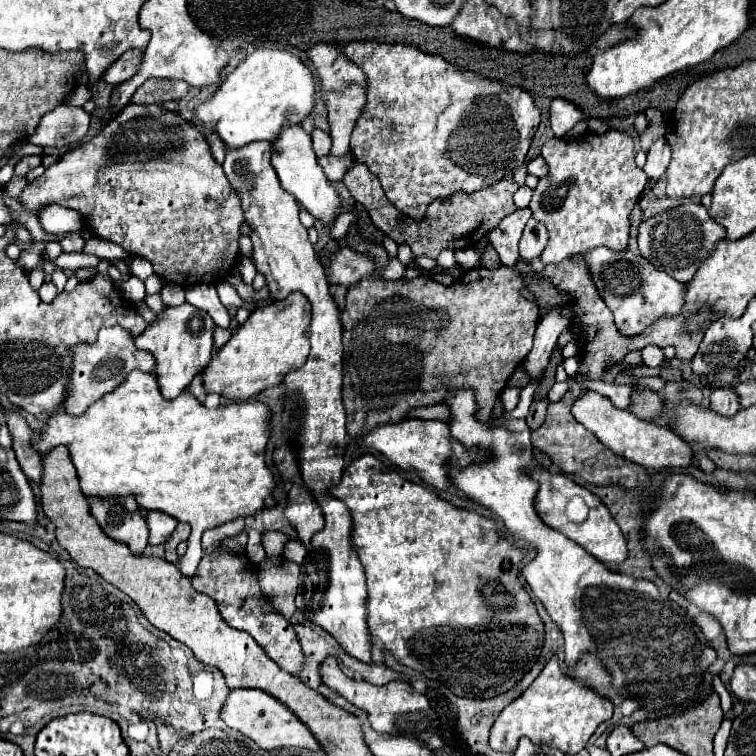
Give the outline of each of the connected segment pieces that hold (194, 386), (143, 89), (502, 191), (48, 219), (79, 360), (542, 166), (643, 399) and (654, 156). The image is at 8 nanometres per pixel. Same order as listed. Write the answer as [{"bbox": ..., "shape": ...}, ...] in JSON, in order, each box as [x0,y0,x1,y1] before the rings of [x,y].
[{"bbox":[189,372,207,402],"shape":[[[199,372],[199,374],[193,378],[193,382],[189,384],[189,392],[191,392],[199,402],[203,402],[205,396],[207,396],[207,392],[205,392],[205,388],[203,388],[203,376],[205,376],[205,372]]]},{"bbox":[133,78,189,104],"shape":[[[149,78],[133,94],[135,104],[165,104],[169,100],[181,100],[189,92],[189,84],[183,80],[169,78]]]},{"bbox":[343,162,519,258],"shape":[[[357,162],[343,178],[343,184],[351,192],[351,196],[363,204],[373,220],[373,224],[393,238],[397,244],[407,244],[415,256],[429,256],[437,258],[441,250],[465,250],[473,248],[487,232],[491,232],[505,216],[517,210],[513,202],[513,194],[517,192],[519,184],[513,178],[503,178],[501,182],[487,186],[477,192],[455,192],[445,200],[433,200],[423,216],[423,220],[415,222],[413,218],[401,214],[385,196],[379,180],[369,172],[367,164]]]},{"bbox":[37,204,83,234],"shape":[[[47,204],[45,208],[41,208],[41,212],[37,212],[37,218],[41,228],[49,234],[67,234],[83,228],[81,214],[59,204]]]},{"bbox":[61,326,155,414],"shape":[[[113,326],[113,328],[101,328],[99,336],[93,344],[75,344],[69,348],[69,356],[73,358],[73,366],[69,370],[69,378],[67,378],[67,398],[61,402],[61,408],[69,414],[83,414],[93,402],[97,402],[103,394],[111,392],[113,388],[117,388],[129,372],[133,370],[141,370],[141,372],[153,372],[155,370],[155,360],[151,356],[151,352],[145,350],[137,350],[135,338],[129,336],[129,332],[125,332],[125,328],[121,326]]]},{"bbox":[527,156,547,178],"shape":[[[537,156],[535,160],[529,162],[527,170],[529,170],[529,174],[535,174],[537,178],[543,178],[547,174],[547,162],[543,160],[543,156]]]},{"bbox":[631,388,661,420],"shape":[[[633,388],[633,396],[631,396],[631,404],[633,404],[633,412],[637,418],[641,420],[653,420],[659,416],[661,410],[661,394],[657,394],[655,390],[649,388]]]},{"bbox":[643,138,671,180],"shape":[[[659,138],[647,152],[647,162],[643,166],[643,170],[647,172],[647,178],[649,180],[659,180],[667,172],[669,160],[671,160],[671,148],[665,140]]]}]

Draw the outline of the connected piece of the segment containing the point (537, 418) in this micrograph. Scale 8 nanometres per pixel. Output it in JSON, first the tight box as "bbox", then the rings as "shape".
{"bbox":[525,400,549,430],"shape":[[[539,400],[539,402],[533,402],[533,404],[531,404],[529,414],[527,414],[527,418],[525,418],[525,420],[527,420],[527,426],[529,426],[531,430],[535,430],[535,428],[539,428],[539,426],[543,424],[547,404],[549,404],[549,400]]]}

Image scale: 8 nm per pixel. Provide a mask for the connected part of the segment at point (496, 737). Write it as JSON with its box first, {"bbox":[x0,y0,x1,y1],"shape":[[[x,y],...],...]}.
{"bbox":[489,656,611,754],"shape":[[[553,656],[533,684],[497,716],[489,734],[489,746],[497,752],[513,752],[519,738],[527,736],[533,744],[553,744],[553,748],[561,748],[565,754],[577,754],[587,746],[597,726],[609,720],[611,714],[611,702],[561,674],[559,662]]]}

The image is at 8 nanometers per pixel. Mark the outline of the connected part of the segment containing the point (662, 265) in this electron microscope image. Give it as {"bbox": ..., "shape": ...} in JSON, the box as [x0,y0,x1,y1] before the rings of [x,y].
{"bbox":[637,202,725,284],"shape":[[[687,202],[671,212],[667,210],[649,220],[643,220],[637,240],[643,258],[647,258],[657,270],[665,270],[675,280],[687,284],[687,280],[695,276],[699,264],[713,254],[717,242],[725,240],[725,228],[709,216],[703,204]]]}

